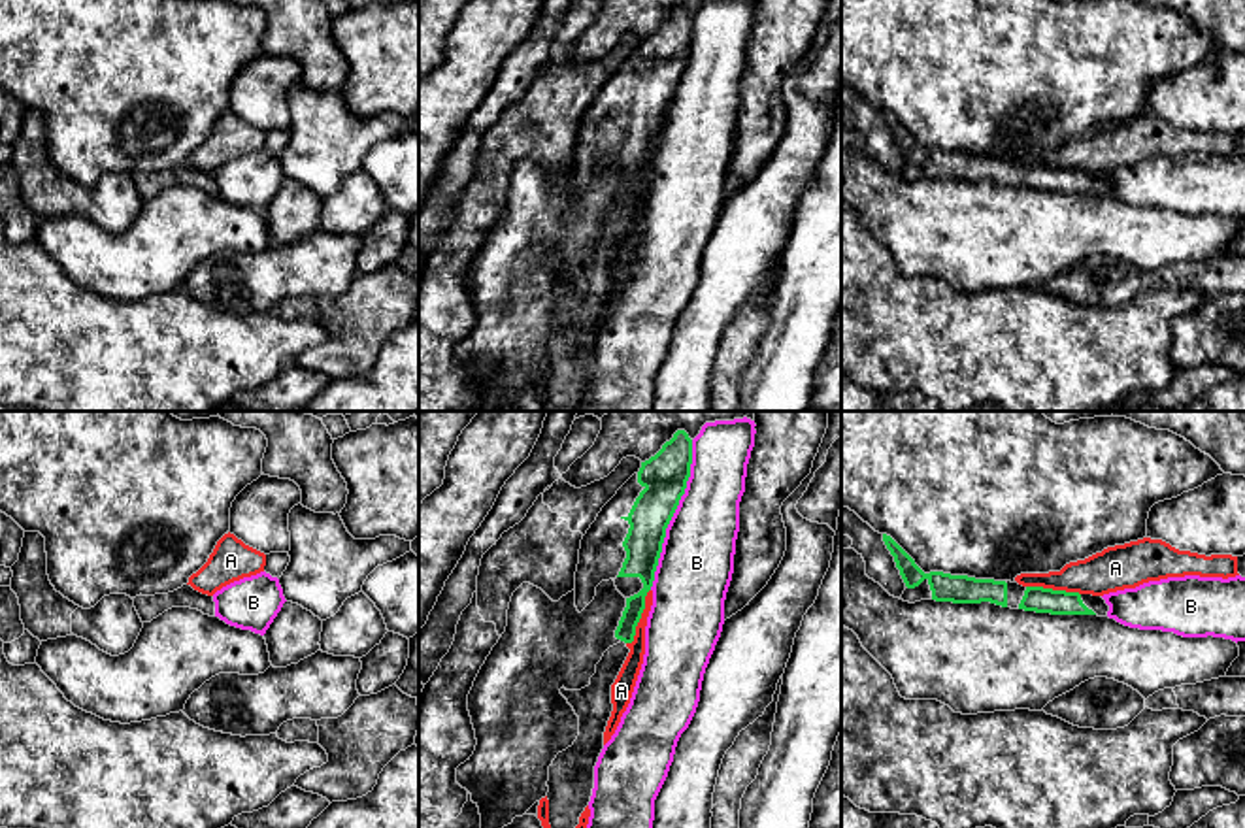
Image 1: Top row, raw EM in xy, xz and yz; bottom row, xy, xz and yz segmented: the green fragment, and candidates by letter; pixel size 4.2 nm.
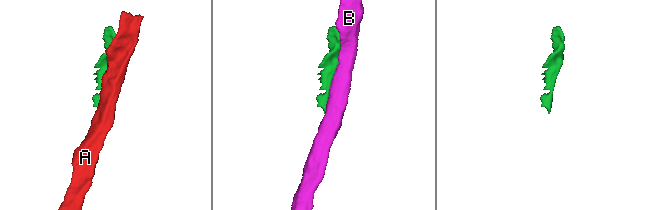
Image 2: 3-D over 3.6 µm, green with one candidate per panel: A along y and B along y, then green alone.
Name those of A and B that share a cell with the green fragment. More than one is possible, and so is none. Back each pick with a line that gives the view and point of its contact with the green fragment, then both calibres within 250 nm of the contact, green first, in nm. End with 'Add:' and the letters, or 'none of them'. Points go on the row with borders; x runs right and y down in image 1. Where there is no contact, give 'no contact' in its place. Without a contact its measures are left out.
Add: none of them

